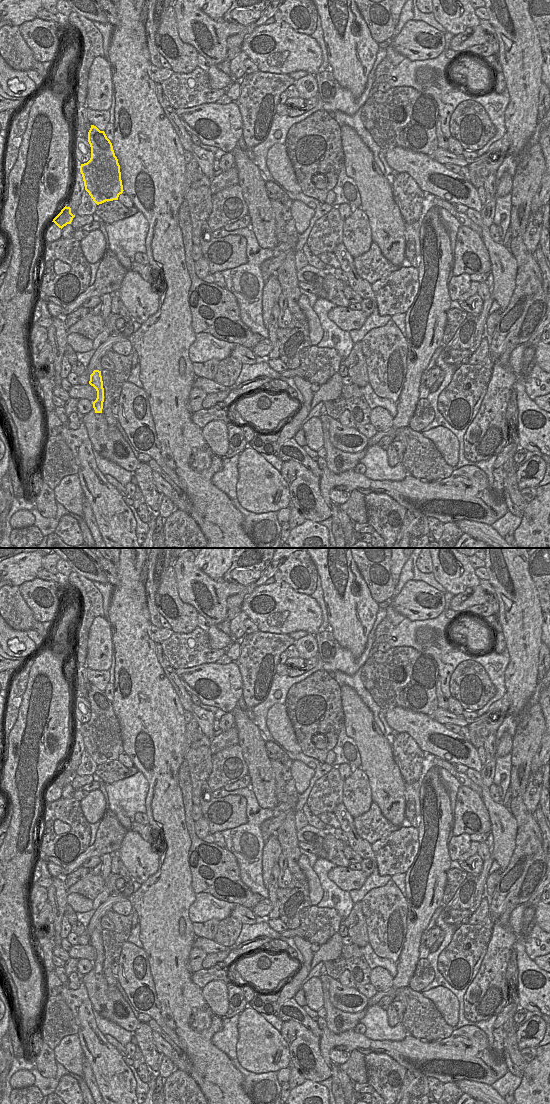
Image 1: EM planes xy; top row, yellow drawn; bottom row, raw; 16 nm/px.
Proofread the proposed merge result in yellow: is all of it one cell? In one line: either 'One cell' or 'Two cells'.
Two cells.

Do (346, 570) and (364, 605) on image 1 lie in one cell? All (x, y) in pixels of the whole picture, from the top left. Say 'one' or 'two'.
one

